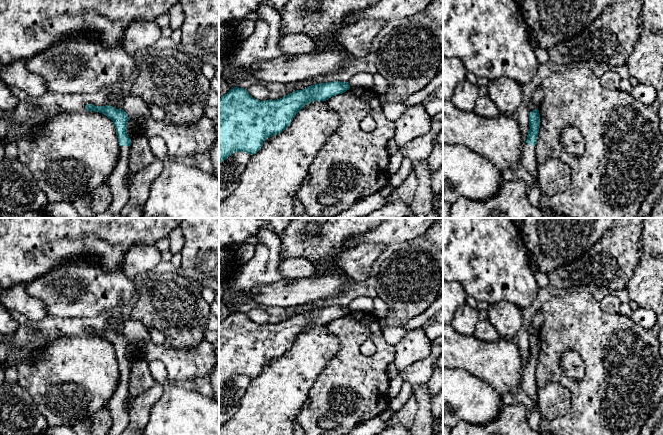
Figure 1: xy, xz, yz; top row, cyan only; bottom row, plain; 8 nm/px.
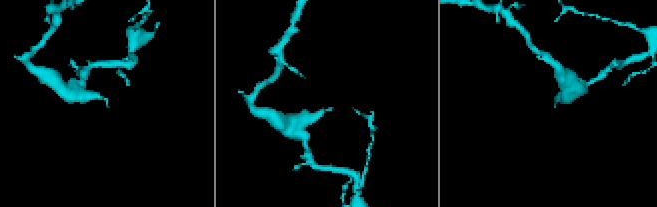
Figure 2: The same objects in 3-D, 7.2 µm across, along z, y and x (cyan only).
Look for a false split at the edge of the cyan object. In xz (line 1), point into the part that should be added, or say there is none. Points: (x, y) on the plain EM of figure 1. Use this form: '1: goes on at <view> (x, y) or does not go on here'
1: does not go on here

